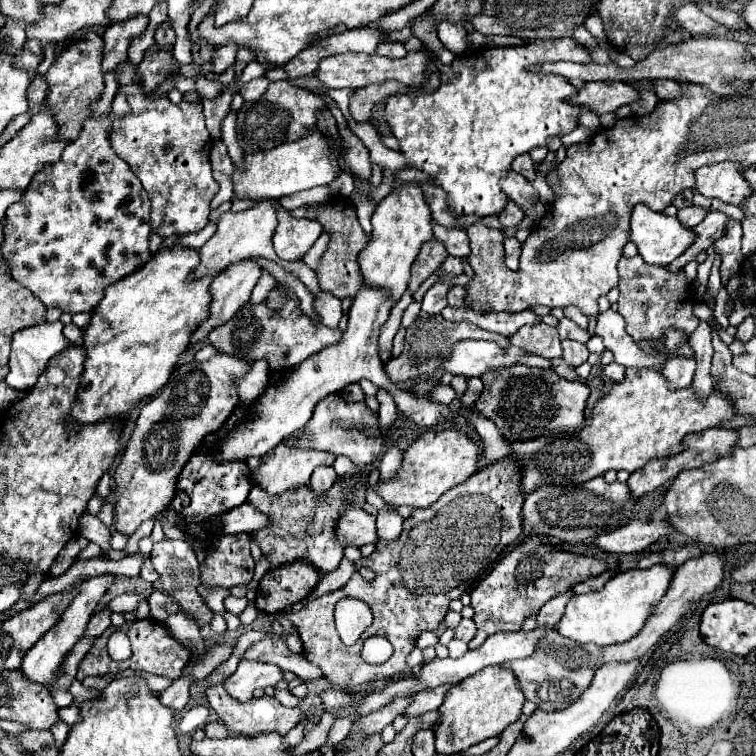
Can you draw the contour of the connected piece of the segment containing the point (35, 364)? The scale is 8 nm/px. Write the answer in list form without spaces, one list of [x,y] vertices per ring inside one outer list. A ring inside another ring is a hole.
[[[58,320],[52,324],[44,322],[40,326],[30,326],[26,330],[18,330],[18,334],[14,334],[12,352],[10,352],[9,357],[9,373],[5,377],[8,386],[23,392],[36,384],[38,377],[46,368],[46,360],[50,360],[54,354],[58,354],[70,346],[70,340],[64,336],[62,328],[64,328],[64,324]]]

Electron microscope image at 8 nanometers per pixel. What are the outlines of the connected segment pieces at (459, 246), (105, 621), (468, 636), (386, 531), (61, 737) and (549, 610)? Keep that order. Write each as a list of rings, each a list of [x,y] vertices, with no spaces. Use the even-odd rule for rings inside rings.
[[[438,228],[436,238],[446,246],[448,254],[452,254],[452,256],[466,258],[470,254],[468,236],[466,236],[466,230],[462,230],[462,228]]]
[[[108,608],[98,610],[98,612],[92,616],[92,620],[88,622],[88,628],[86,628],[86,634],[84,634],[84,636],[88,636],[88,638],[98,638],[98,636],[110,626],[110,616],[112,616],[112,610],[108,610]]]
[[[462,618],[462,622],[456,626],[456,638],[464,640],[464,642],[470,642],[476,634],[476,626],[474,626],[474,620],[472,618]]]
[[[386,506],[382,510],[378,510],[378,520],[376,520],[376,528],[378,528],[378,538],[380,540],[396,540],[402,532],[402,522],[404,518],[396,512],[396,506]]]
[[[56,722],[50,730],[52,730],[54,738],[56,738],[56,746],[62,746],[64,740],[66,740],[66,736],[68,736],[68,732],[70,732],[70,726],[64,724],[64,722]]]
[[[564,592],[564,594],[558,594],[558,596],[550,598],[538,612],[538,626],[552,628],[556,622],[560,622],[560,618],[564,614],[564,608],[566,608],[566,602],[572,596],[574,596],[574,592]]]

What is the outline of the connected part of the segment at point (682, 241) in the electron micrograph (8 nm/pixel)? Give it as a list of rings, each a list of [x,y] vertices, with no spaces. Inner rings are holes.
[[[644,204],[634,206],[632,210],[632,220],[630,220],[630,238],[632,242],[636,242],[640,256],[644,258],[646,264],[658,264],[658,266],[668,266],[672,260],[676,260],[678,256],[682,256],[692,244],[694,244],[694,230],[682,226],[682,222],[678,222],[678,218],[670,218],[662,212],[654,212]]]

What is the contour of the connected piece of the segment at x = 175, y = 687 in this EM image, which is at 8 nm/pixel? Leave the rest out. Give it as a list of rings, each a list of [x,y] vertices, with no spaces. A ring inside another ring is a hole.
[[[184,672],[180,678],[176,678],[176,680],[160,694],[162,704],[166,704],[166,706],[170,706],[172,710],[176,710],[176,714],[182,712],[184,706],[186,706],[186,702],[188,702],[188,698],[190,698],[190,686],[192,686],[192,682],[194,682],[192,676],[190,676],[188,672]]]

